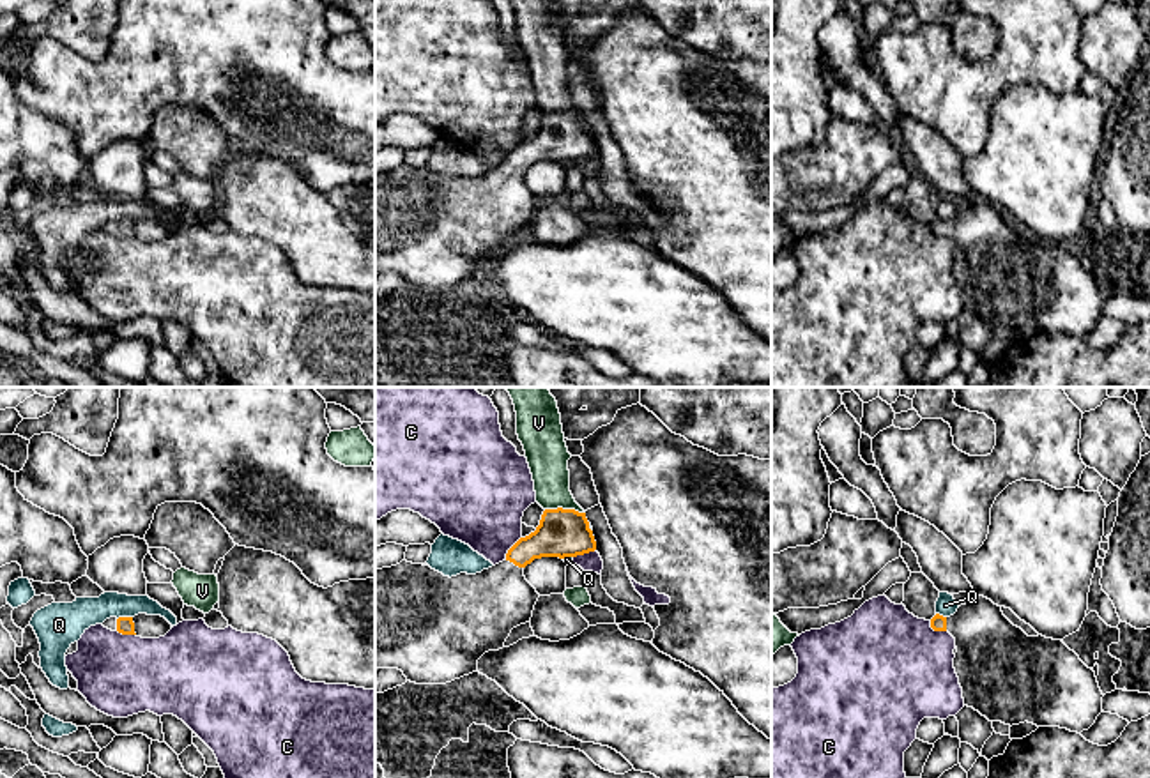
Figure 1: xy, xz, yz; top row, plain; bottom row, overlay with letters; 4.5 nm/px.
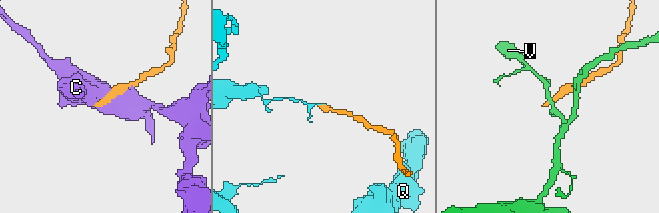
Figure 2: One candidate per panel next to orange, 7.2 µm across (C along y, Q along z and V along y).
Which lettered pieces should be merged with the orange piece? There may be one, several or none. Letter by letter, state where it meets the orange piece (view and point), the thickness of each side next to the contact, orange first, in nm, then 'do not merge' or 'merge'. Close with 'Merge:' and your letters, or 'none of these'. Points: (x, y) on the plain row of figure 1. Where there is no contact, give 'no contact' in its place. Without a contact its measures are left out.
C: xz (510, 152) | 220/400 nm | do not merge
Q: xy (124, 221) | 80/160 nm | do not merge
V: xz (565, 114) | 220/180 nm | do not merge
Merge: none of these

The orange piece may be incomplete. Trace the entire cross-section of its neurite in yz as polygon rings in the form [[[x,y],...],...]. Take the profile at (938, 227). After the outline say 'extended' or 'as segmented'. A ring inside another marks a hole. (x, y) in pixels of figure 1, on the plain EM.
[[[984,200],[961,209],[950,221],[936,217],[931,223],[934,235],[948,235],[955,242],[954,272],[962,292],[964,309],[973,311],[989,325],[1005,329],[1033,327],[1037,331],[1060,331],[1081,338],[1102,317],[1102,295],[1095,276],[1062,244],[1028,240],[1014,230]]]; extended

